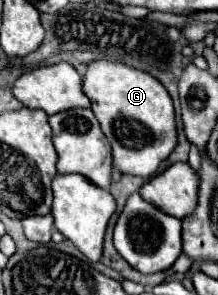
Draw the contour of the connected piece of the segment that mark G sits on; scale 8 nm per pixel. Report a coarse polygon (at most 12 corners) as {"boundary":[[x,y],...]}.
{"boundary":[[87,66],[91,110],[123,174],[177,148],[175,110],[147,72]]}

